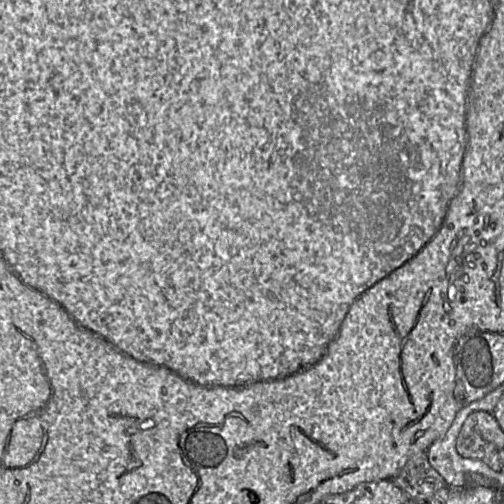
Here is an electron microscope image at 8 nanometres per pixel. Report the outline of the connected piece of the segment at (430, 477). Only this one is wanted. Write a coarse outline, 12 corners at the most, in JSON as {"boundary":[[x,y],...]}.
{"boundary":[[426,451],[412,456],[392,480],[424,501],[447,486]]}

